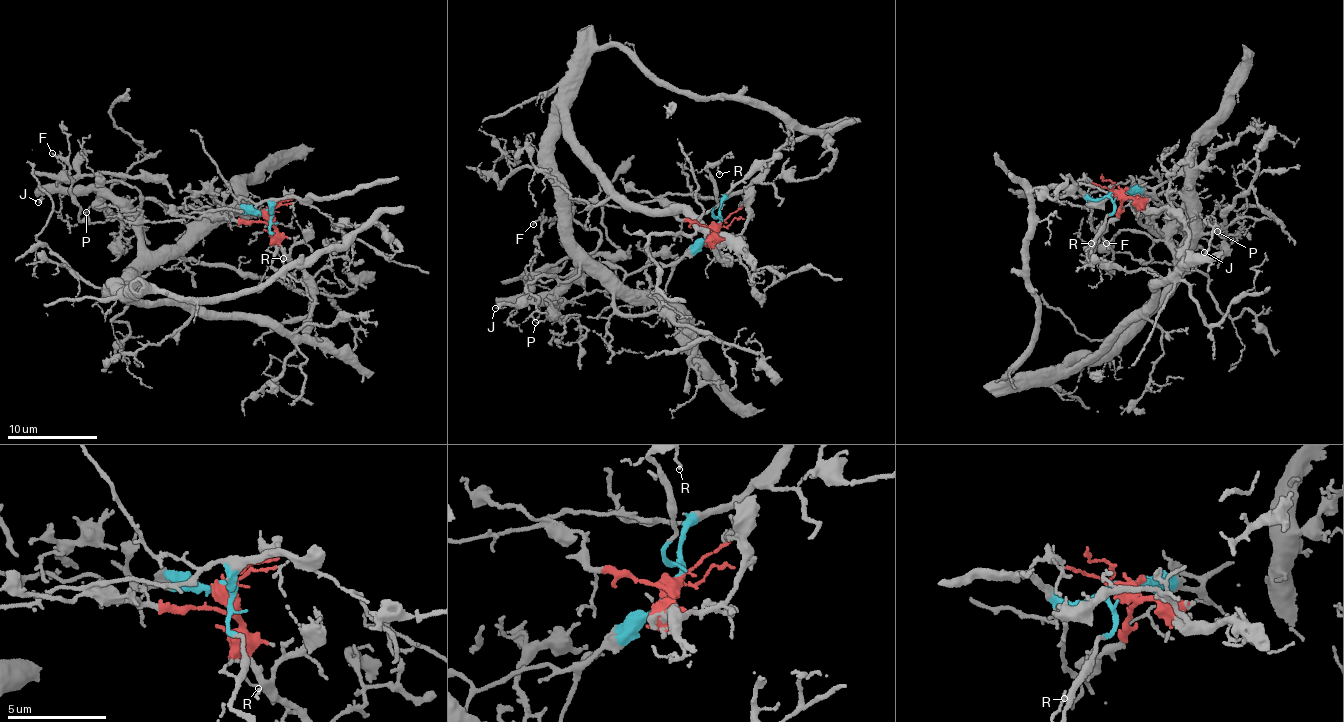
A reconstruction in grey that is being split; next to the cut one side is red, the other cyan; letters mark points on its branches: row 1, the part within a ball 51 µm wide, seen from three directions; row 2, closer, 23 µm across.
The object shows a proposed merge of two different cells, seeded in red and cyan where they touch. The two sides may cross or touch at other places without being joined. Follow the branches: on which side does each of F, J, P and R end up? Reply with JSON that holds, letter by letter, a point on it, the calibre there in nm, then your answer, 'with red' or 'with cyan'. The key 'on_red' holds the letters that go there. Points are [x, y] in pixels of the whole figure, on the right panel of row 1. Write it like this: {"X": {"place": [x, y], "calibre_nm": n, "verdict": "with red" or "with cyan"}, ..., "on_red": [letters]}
{"F": {"place": [1106, 243], "calibre_nm": 130, "verdict": "with cyan"}, "J": {"place": [1204, 252], "calibre_nm": 160, "verdict": "with red"}, "P": {"place": [1217, 231], "calibre_nm": 130, "verdict": "with red"}, "R": {"place": [1091, 243], "calibre_nm": 100, "verdict": "with cyan"}, "on_red": ["J", "P"]}

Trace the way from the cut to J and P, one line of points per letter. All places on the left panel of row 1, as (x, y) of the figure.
J: (267, 211), (304, 273), (309, 335), (144, 304), (117, 290), (137, 257), (129, 215), (94, 190), (37, 202)
P: (267, 211), (304, 273), (309, 335), (131, 300), (117, 290), (137, 257), (129, 215), (109, 198), (85, 212)

